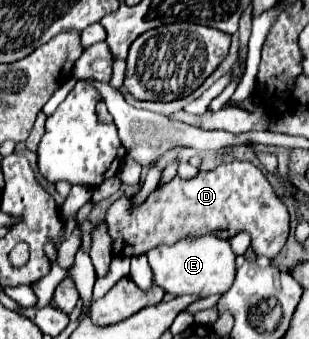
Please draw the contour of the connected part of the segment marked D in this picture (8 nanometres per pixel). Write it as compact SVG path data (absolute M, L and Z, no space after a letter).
M228 162L212 172L200 172L192 180L172 178L168 184L156 188L144 204L128 210L130 200L122 196L108 212L108 232L114 240L114 256L140 256L160 244L176 244L182 238L198 238L214 234L232 238L240 230L252 236L254 254L276 258L288 240L288 210L274 194L264 174L250 162Z

